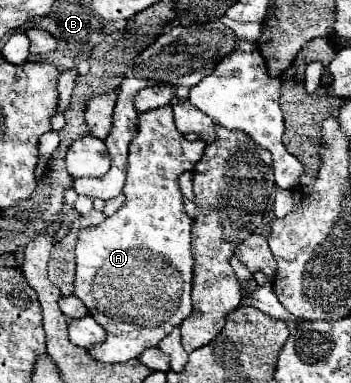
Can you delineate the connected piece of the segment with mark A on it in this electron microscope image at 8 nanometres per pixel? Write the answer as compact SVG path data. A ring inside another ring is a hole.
M162 106L162 108L156 108L156 110L148 110L148 112L142 112L138 116L138 134L136 138L130 142L130 154L128 154L128 176L126 176L126 186L124 186L124 194L126 194L126 202L124 206L110 218L106 218L100 226L92 226L92 228L84 228L80 234L78 234L78 242L76 242L76 278L74 278L74 294L86 304L86 308L90 310L90 316L106 330L108 338L104 344L100 346L94 346L90 348L88 352L100 360L100 362L128 362L130 358L138 358L144 350L148 348L154 348L158 346L158 342L172 332L174 326L178 326L184 318L188 318L192 314L192 302L190 302L190 290L192 290L192 254L190 254L190 226L192 226L192 218L186 214L184 210L184 204L182 204L182 192L178 188L178 176L186 170L194 170L198 158L202 158L204 154L204 144L202 140L196 140L196 142L188 142L186 136L174 126L174 112L170 110L170 106Z

